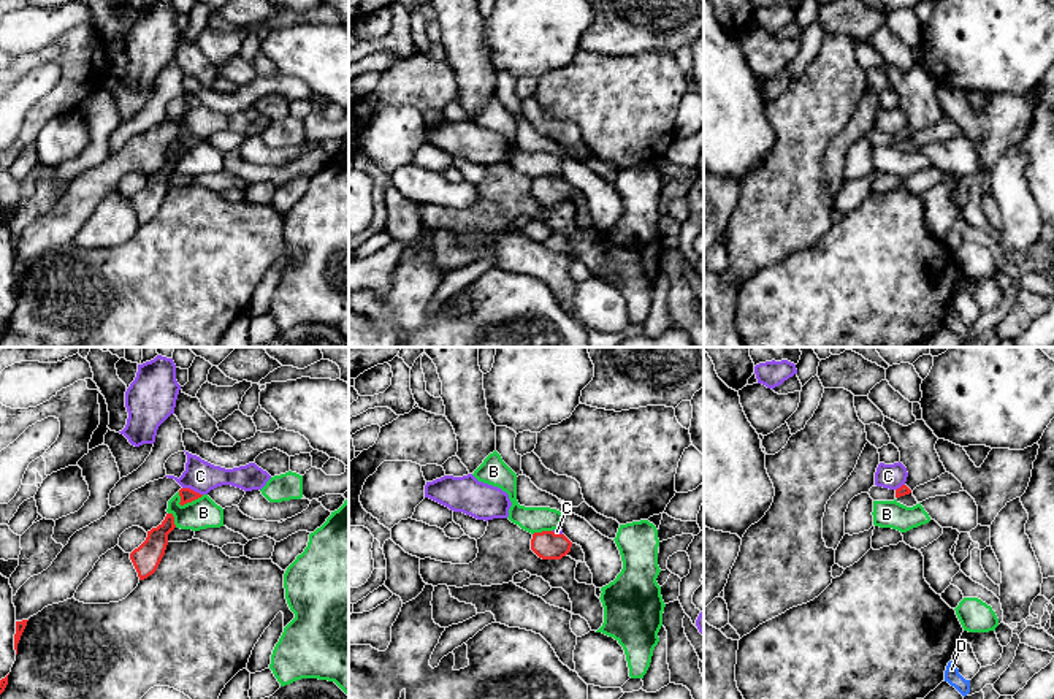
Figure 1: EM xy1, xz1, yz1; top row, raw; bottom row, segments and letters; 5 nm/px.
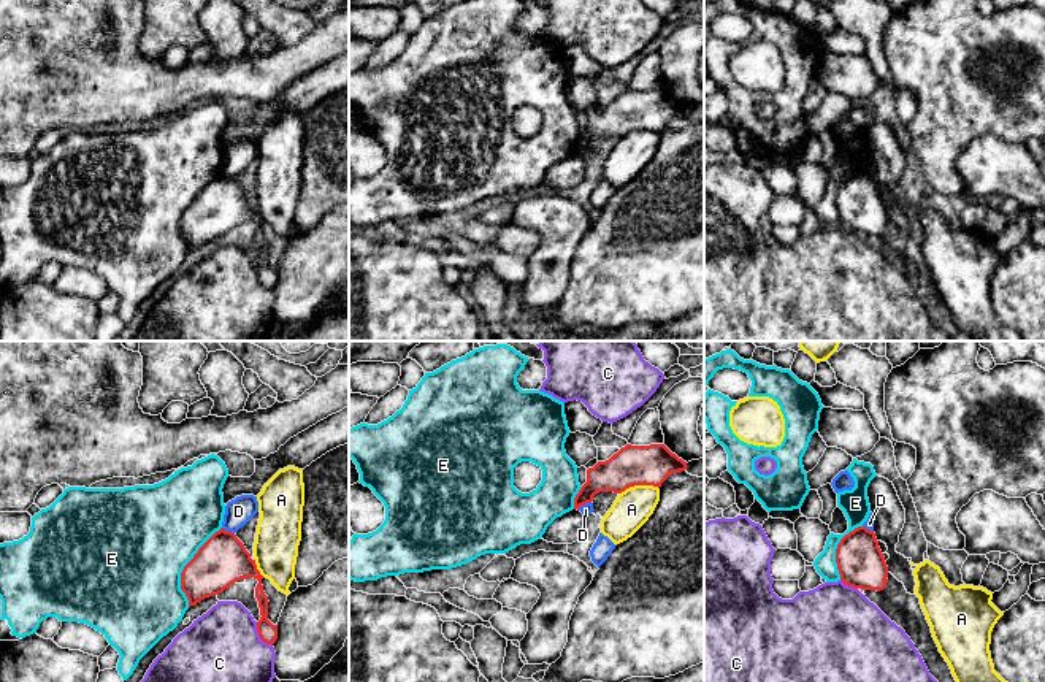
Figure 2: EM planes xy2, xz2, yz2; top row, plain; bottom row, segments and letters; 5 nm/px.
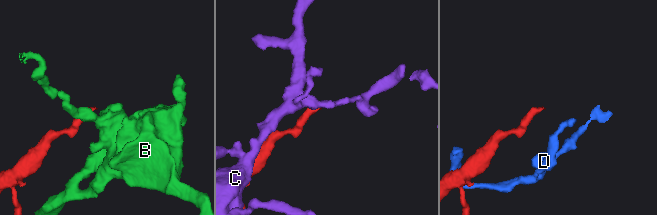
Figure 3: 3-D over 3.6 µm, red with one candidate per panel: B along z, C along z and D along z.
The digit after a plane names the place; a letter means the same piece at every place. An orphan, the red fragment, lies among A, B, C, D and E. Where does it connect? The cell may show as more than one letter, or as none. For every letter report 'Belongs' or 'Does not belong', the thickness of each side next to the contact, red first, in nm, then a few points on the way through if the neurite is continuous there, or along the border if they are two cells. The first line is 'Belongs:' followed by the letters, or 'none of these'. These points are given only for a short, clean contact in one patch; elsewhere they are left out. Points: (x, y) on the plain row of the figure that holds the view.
Belongs: none of these
A: Does not belong. Thickness 200 nm (red) against 190 nm
B: Does not belong. Thickness 70 nm (red) against 160 nm. Boundary: xy1 (203, 140), (183, 149), (178, 148)
C: Does not belong. Thickness 100 nm (red) against 500 nm
D: Does not belong. Thickness 260 nm (red) against 140 nm. Boundary: xy2 (222, 172), (233, 178)
E: Does not belong. Thickness 260 nm (red) against 500 nm

